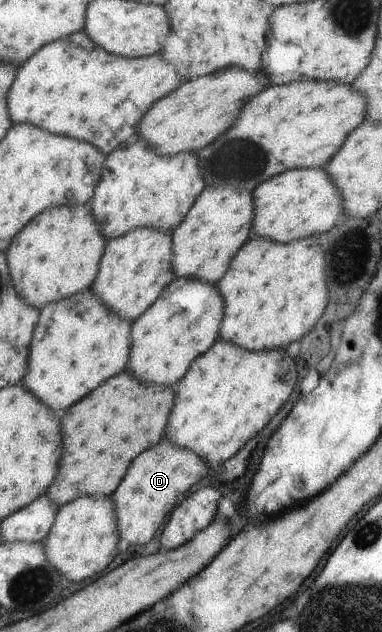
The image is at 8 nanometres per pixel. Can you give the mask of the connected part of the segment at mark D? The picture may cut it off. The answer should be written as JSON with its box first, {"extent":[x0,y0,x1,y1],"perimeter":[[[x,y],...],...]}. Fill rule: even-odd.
{"extent":[110,440,209,545],"perimeter":[[[160,440],[156,446],[138,454],[128,466],[116,492],[110,496],[119,540],[126,540],[130,545],[148,542],[164,522],[166,514],[180,500],[181,494],[206,476],[209,467],[195,452],[184,447],[176,448],[166,440]]]}

